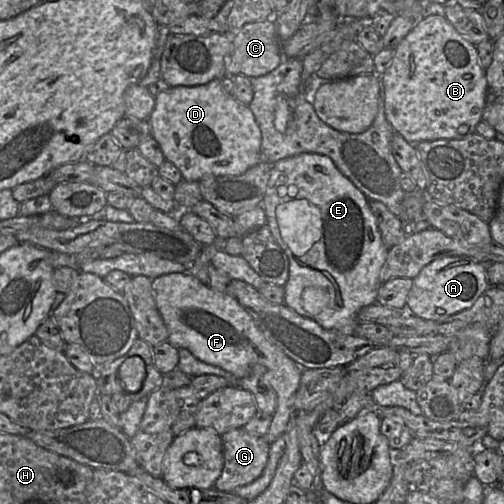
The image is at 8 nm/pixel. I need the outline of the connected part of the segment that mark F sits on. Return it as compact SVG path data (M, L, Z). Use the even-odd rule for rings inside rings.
M190 273L158 276L152 280L152 290L157 309L168 330L167 342L190 350L203 362L229 372L233 379L245 377L254 364L267 368L266 379L276 392L277 406L271 426L263 438L271 445L284 435L294 414L293 401L300 386L301 366L265 337L234 297L208 287Z

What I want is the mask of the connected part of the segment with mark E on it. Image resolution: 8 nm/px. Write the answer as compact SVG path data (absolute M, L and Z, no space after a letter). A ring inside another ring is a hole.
M301 153L273 163L262 206L266 225L289 260L283 304L324 329L354 335L359 324L358 311L376 302L382 284L380 275L388 254L366 196L337 169L328 156ZM279 186L287 188L284 196L279 196Z

